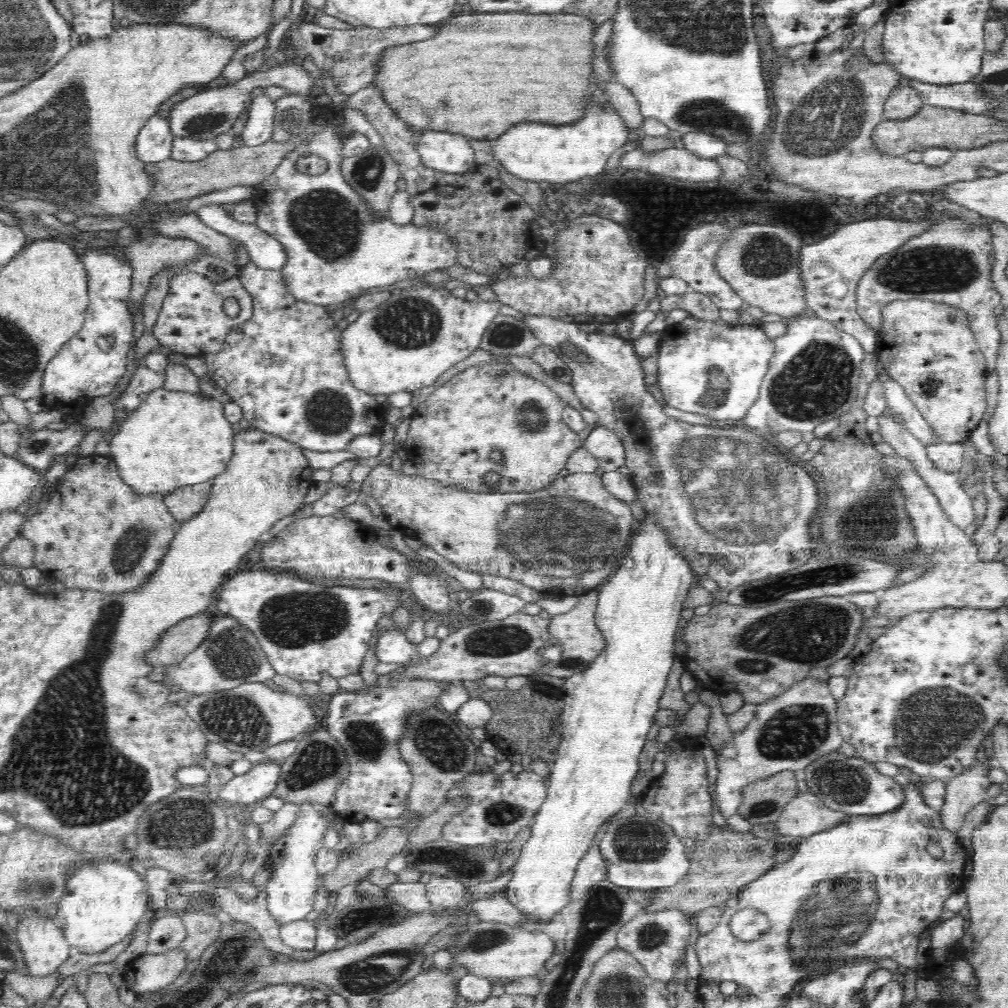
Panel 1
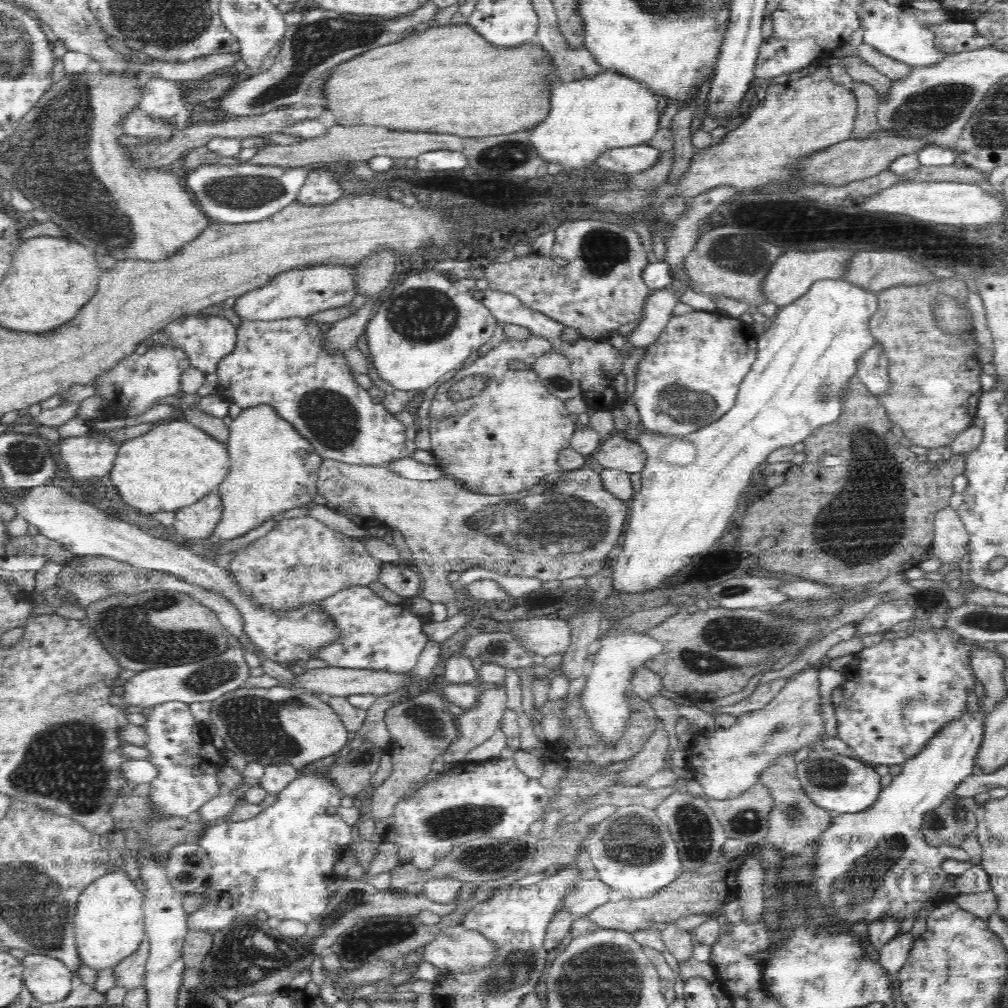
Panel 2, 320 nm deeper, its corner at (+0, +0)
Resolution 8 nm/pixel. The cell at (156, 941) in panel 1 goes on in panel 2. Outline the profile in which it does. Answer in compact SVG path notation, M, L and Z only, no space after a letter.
M144 938L141 946L122 963L114 967L114 984L132 990L145 984L146 962L149 958L150 943Z

